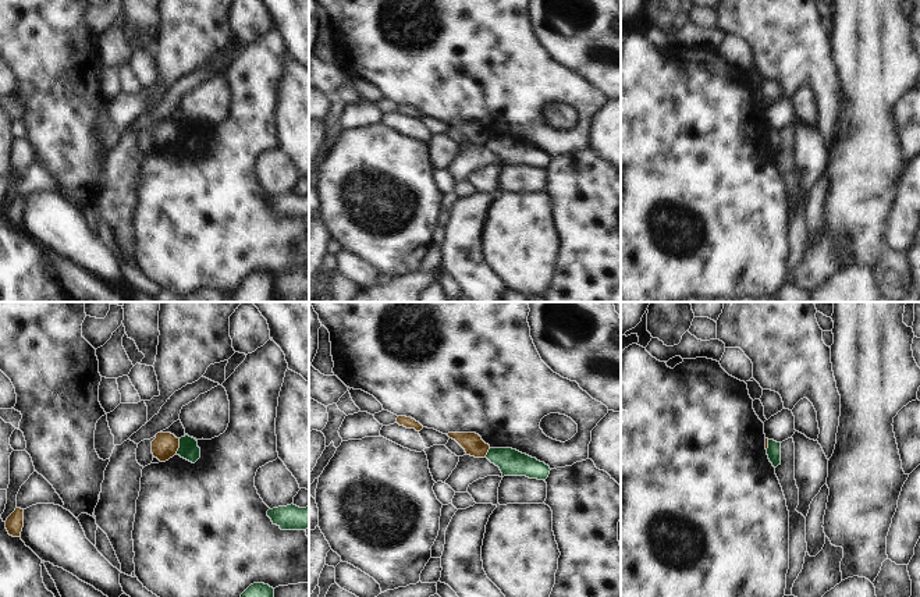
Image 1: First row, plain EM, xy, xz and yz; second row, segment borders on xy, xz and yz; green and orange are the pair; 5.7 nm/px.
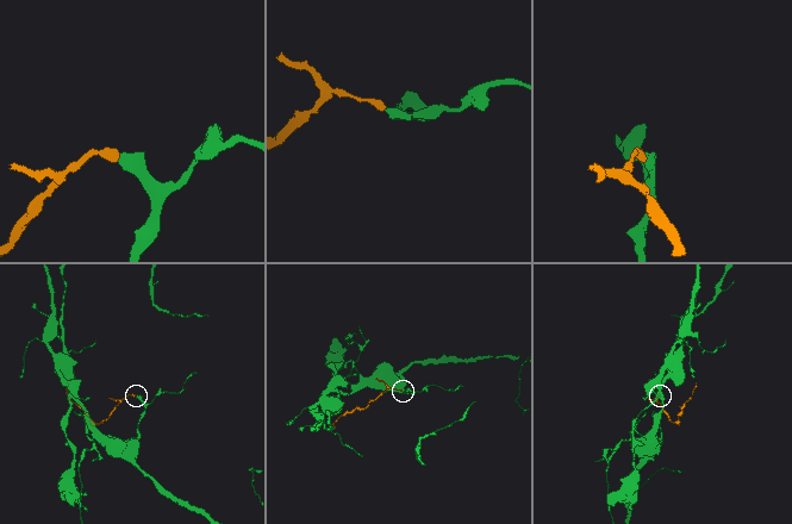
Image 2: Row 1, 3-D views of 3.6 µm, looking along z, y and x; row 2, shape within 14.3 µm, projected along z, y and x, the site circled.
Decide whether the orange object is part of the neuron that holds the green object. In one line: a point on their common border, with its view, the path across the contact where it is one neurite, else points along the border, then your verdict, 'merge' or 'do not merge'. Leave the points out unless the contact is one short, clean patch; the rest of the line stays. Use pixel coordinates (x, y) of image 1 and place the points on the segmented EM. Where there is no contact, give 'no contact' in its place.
xy (180, 447) | along xy (180, 439), (180, 447), (176, 454) | do not merge

